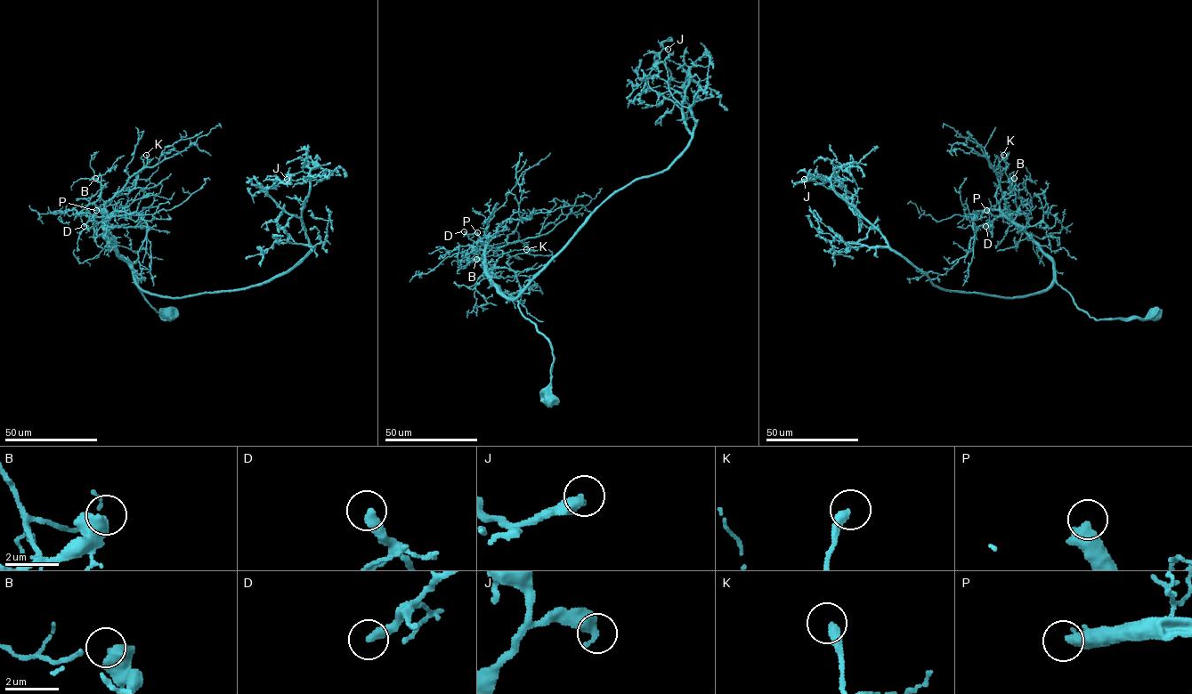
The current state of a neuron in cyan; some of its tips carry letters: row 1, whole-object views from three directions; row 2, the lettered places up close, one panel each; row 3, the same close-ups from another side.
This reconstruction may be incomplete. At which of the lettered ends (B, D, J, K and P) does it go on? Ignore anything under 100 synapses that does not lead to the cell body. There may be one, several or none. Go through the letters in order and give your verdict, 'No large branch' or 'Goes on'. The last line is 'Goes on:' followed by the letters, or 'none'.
B: No large branch
D: No large branch
J: No large branch
K: No large branch
P: Goes on
Goes on: P

